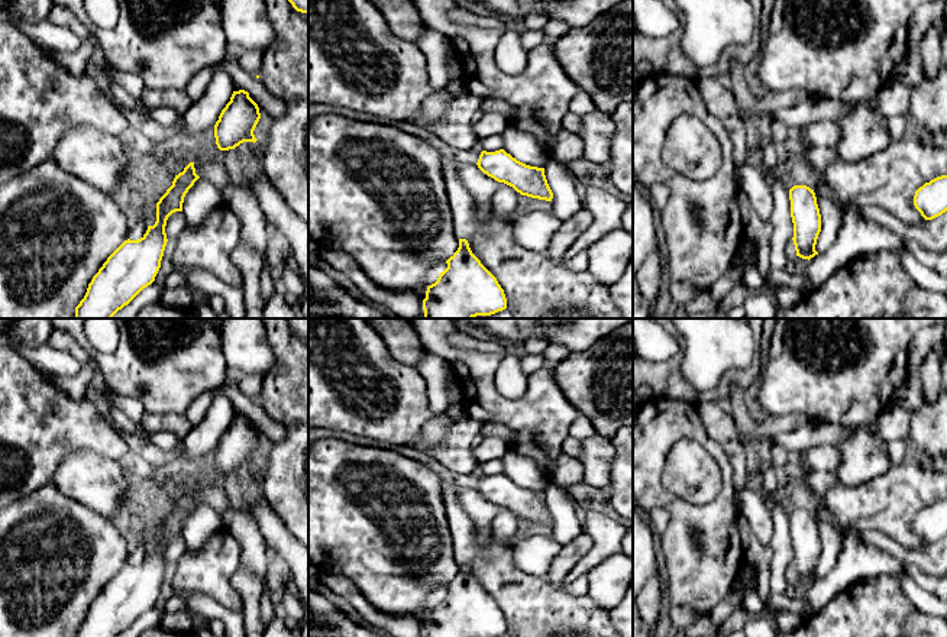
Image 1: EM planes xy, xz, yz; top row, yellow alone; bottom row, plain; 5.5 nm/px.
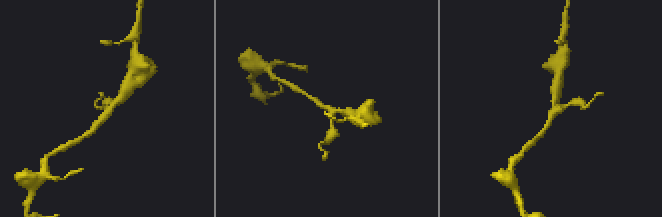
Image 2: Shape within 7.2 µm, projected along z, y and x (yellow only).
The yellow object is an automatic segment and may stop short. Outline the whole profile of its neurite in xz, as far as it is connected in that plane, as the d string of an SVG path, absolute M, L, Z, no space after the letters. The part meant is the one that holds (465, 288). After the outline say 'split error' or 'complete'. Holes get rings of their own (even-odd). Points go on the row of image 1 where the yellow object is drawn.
M466 239L446 261L447 268L427 287L424 318L474 318L507 308L504 290L497 278L472 253Z; complete

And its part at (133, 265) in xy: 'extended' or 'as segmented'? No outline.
as segmented

